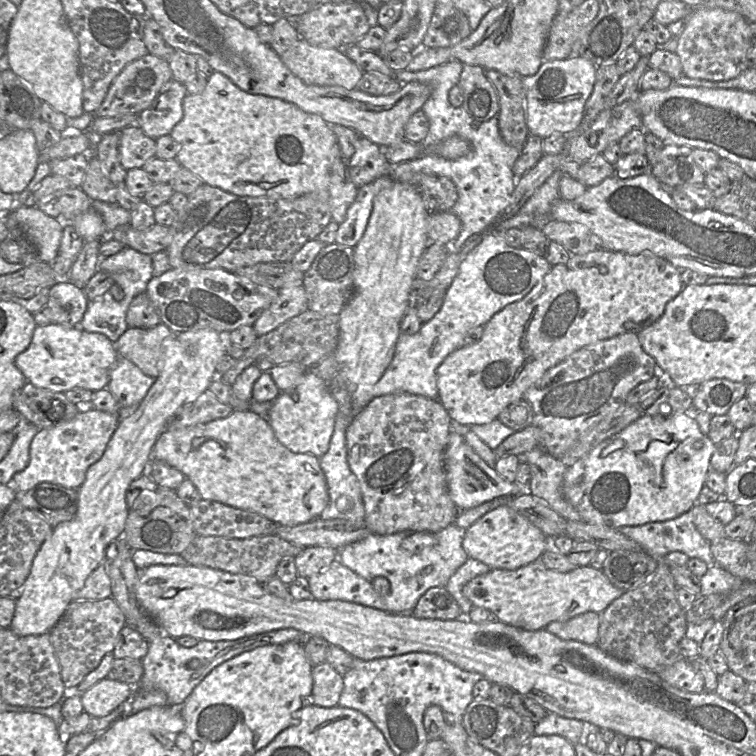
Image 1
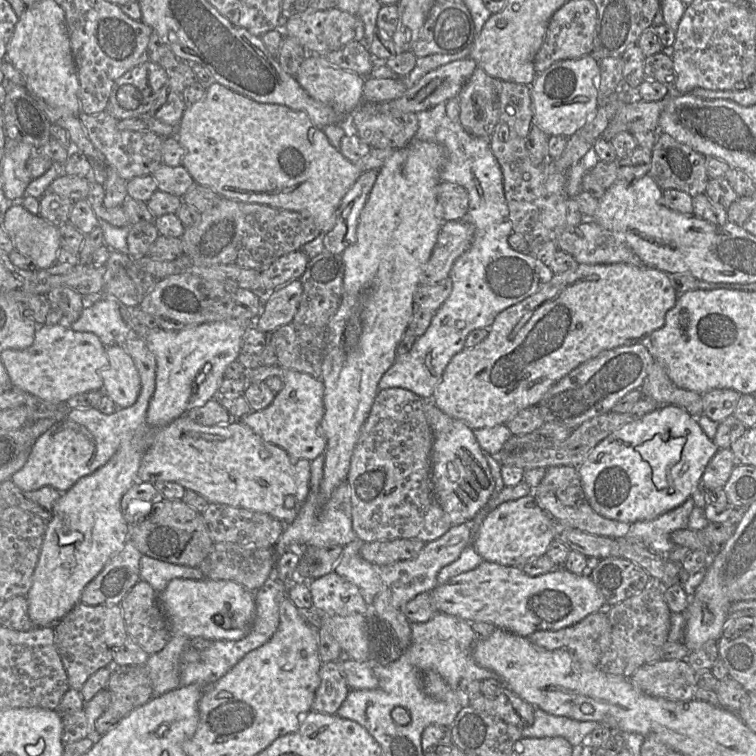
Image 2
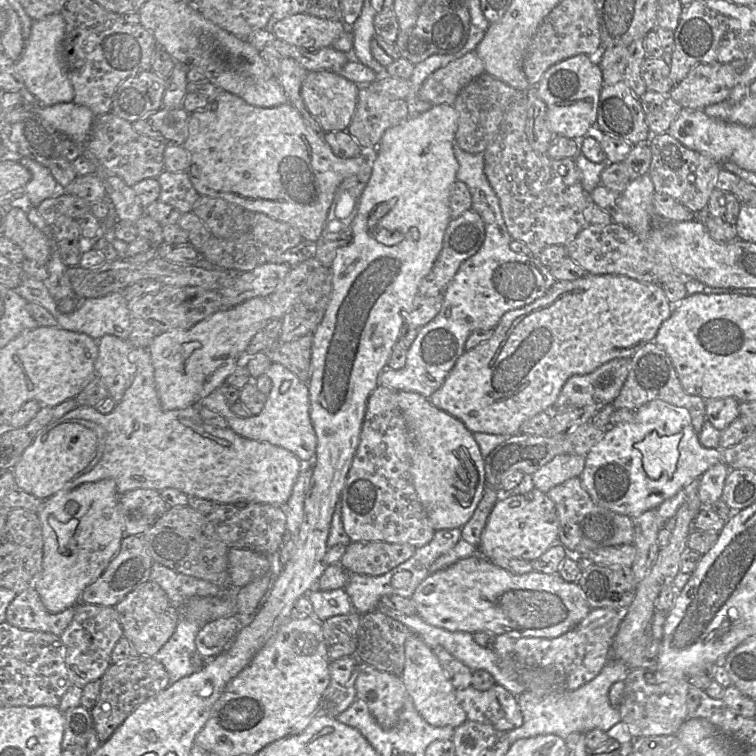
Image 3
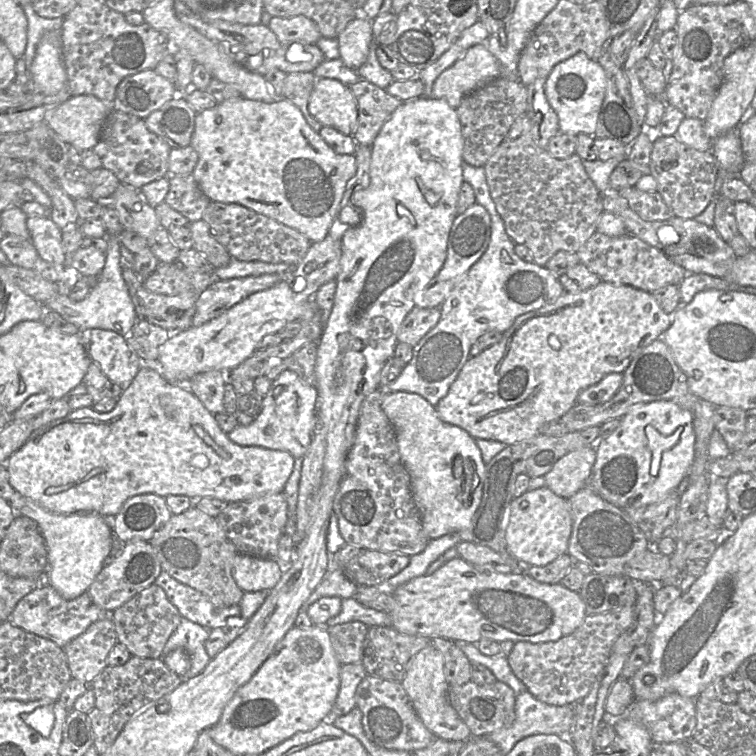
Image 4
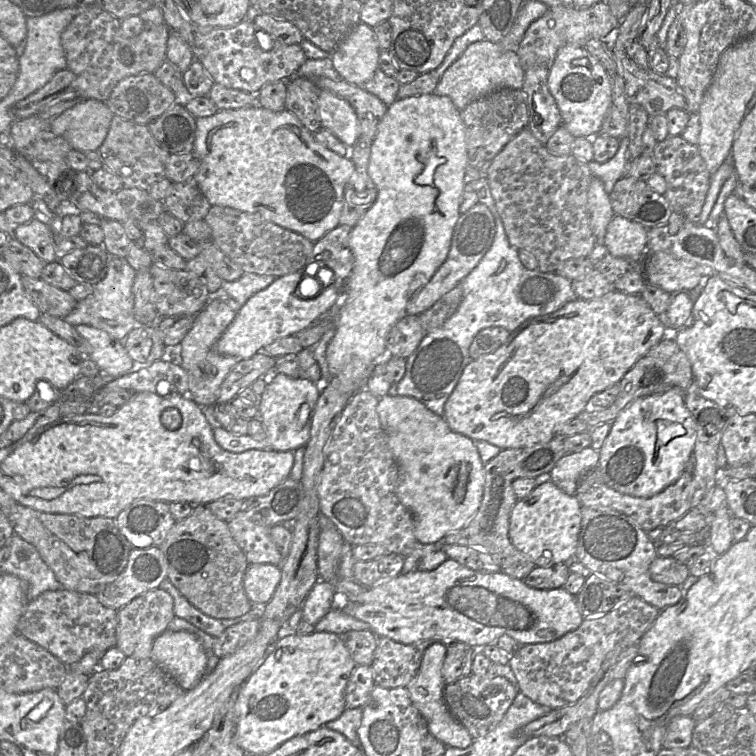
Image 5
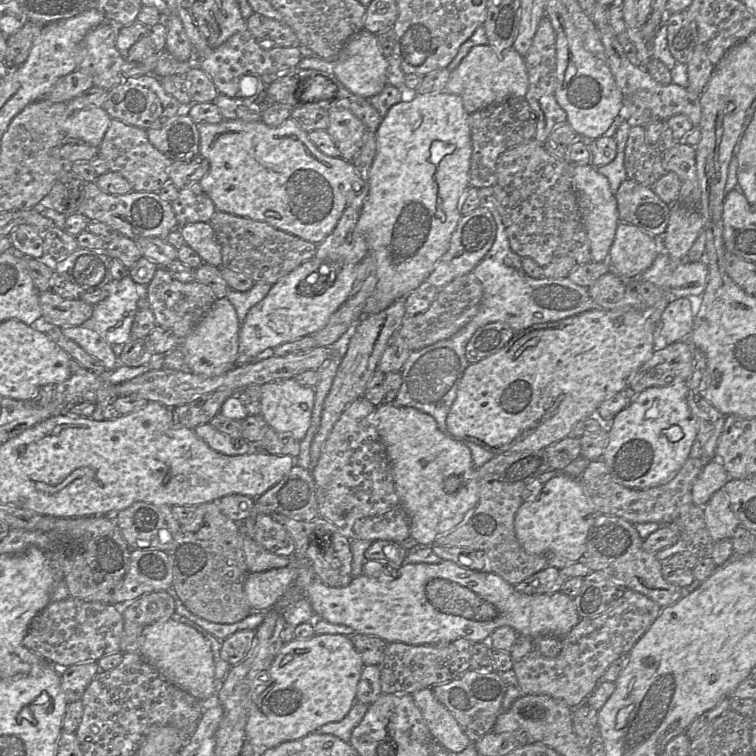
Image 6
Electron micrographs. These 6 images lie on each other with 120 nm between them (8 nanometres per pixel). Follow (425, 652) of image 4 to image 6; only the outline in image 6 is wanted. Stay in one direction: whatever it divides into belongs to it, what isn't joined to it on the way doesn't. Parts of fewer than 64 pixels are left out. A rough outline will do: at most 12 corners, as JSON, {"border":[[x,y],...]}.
{"border":[[432,688],[412,698],[431,735],[448,752],[470,739]]}

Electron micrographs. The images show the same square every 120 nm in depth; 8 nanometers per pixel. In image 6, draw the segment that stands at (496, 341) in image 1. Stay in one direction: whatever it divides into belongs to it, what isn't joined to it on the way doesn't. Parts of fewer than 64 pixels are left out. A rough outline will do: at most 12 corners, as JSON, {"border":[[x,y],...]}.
{"border":[[646,311],[532,325],[468,365],[447,433],[545,449],[651,358]]}

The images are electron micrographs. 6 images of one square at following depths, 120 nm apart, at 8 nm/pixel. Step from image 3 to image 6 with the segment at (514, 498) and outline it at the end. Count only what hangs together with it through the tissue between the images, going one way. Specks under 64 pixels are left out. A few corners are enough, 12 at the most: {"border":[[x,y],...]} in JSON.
{"border":[[563,472],[514,519],[529,554],[579,562],[598,512]]}

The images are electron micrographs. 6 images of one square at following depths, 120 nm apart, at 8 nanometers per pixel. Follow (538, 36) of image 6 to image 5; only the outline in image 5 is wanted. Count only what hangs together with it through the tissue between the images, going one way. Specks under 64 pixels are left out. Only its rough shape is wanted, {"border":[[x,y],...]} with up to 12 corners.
{"border":[[550,68],[525,71],[528,128],[546,144],[562,124]]}

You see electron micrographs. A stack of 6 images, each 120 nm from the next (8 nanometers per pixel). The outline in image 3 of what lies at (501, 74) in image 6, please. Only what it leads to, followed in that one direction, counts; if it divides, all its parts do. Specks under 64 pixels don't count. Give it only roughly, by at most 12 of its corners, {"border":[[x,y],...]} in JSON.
{"border":[[476,51],[433,72],[419,97],[453,105],[459,92],[485,73]]}

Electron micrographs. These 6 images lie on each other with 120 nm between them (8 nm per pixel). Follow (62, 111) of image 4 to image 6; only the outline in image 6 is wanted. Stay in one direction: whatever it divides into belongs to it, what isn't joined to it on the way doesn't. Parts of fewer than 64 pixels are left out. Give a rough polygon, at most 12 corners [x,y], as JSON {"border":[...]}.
{"border":[[103,107],[77,110],[65,136],[99,149],[111,117]]}

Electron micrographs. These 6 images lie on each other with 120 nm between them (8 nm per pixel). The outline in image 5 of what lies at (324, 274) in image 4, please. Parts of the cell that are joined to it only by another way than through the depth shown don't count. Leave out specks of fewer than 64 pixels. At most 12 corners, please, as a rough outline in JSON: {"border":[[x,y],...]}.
{"border":[[338,225],[314,243],[300,270],[325,267],[343,291],[353,268],[352,228]]}

